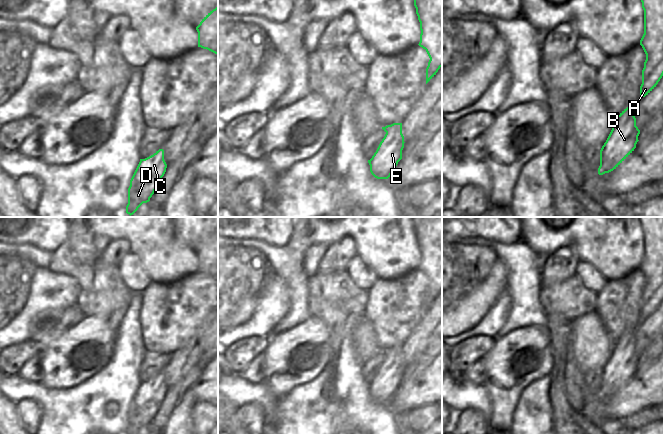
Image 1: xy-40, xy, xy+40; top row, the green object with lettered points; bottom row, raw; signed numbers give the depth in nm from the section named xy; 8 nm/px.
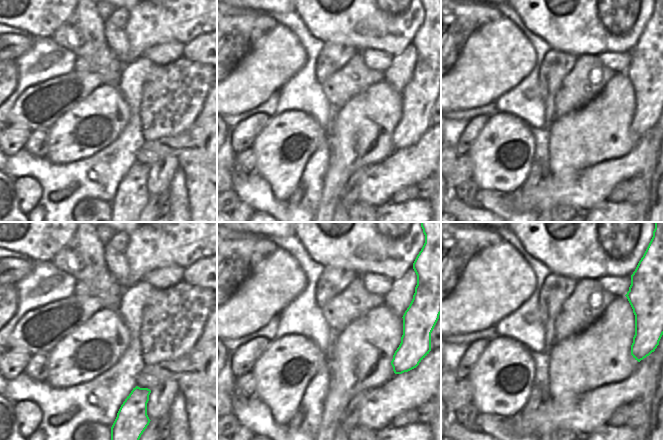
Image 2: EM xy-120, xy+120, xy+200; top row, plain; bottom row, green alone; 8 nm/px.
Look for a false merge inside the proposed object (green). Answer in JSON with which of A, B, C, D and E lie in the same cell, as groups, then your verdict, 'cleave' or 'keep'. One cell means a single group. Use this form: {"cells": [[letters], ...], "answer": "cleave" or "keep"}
{"cells": [["A", "B", "C", "D", "E"]], "answer": "keep"}

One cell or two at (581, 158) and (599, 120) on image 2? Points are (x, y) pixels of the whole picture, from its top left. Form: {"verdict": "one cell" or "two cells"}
{"verdict": "one cell"}

